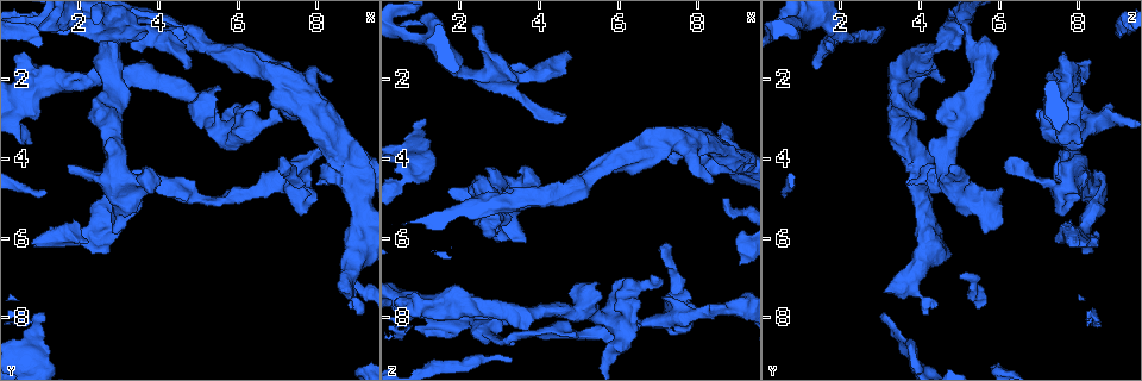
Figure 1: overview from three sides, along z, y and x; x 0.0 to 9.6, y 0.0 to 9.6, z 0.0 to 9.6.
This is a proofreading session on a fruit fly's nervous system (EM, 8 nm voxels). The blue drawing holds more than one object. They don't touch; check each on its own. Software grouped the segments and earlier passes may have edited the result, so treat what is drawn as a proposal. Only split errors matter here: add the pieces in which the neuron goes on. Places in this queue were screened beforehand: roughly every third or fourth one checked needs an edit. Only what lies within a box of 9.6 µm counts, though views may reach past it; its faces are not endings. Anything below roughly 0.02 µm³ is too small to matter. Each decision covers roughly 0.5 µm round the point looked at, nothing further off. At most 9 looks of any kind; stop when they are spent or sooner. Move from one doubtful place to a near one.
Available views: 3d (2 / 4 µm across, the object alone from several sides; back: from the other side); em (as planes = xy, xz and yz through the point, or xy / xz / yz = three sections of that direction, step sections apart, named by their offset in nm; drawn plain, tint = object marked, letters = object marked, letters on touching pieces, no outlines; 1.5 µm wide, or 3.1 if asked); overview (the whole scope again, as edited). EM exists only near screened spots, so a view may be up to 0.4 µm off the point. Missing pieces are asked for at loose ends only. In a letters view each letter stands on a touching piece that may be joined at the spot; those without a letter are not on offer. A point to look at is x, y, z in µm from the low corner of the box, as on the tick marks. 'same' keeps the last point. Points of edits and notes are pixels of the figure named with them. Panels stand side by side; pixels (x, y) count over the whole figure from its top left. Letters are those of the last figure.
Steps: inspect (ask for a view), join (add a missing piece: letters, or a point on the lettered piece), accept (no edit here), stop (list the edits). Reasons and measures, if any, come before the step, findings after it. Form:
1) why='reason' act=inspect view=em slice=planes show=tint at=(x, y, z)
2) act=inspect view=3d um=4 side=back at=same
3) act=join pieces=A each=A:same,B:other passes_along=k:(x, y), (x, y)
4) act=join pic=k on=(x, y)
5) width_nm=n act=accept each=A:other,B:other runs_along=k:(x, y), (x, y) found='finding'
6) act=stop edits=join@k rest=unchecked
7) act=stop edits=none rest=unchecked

why='branch stops here' act=inspect view=em slice=yz step=4 show=letters at=(9.15, 7.85, 4.20)

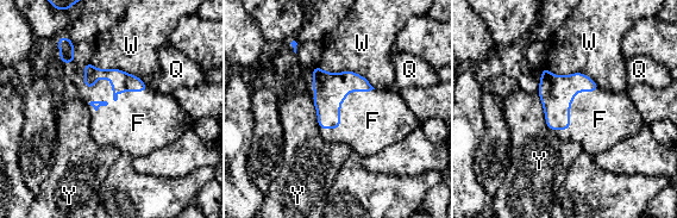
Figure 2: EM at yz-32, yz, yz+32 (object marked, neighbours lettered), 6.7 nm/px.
longest_contact=F:480nm act=join pieces=F each=F:same,Q:other,W:other,Y:other found='the neuron continues'

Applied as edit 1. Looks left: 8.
act=inspect view=overview

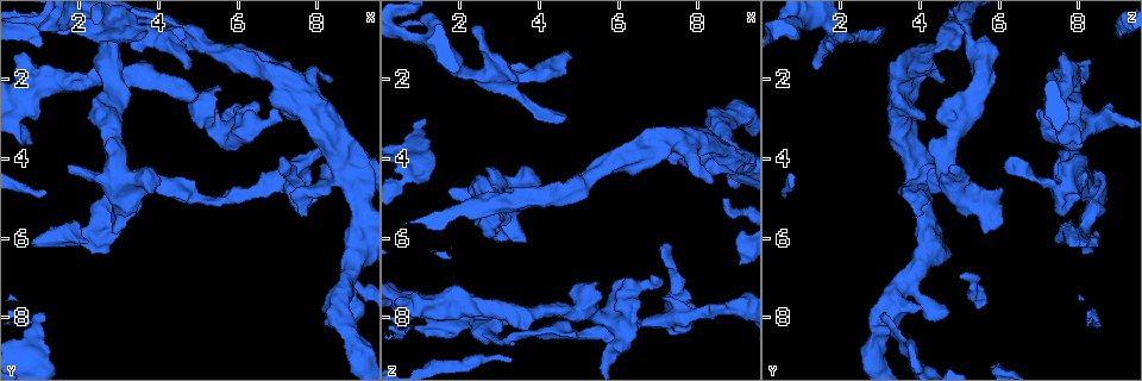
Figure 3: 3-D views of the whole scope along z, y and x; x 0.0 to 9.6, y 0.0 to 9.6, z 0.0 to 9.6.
why='branch stops here' act=inspect view=em slice=planes show=letters at=(7.15, 4.35, 7.50)

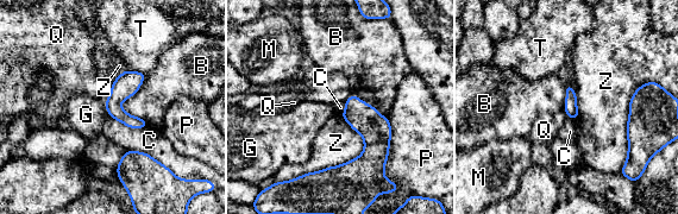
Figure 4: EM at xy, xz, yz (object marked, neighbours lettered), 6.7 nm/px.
act=accept each=B:other,C:other,G:other,M:other,P:other,Q:other,T:other,Z:other border=4:(146, 74), (120, 106), (148, 125) found='none of them fits'

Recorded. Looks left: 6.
why='free end' act=inspect view=em slice=yz step=8 show=letters at=(4.65, 0.75, 3.00)

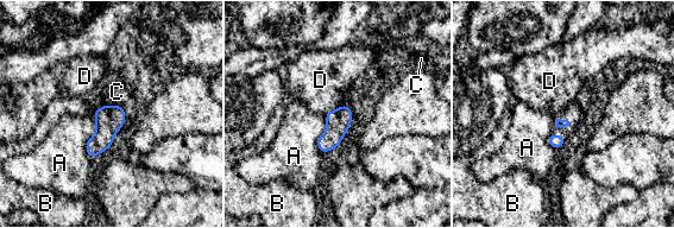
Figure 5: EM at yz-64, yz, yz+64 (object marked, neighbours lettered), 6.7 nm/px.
why='cut it another way' act=inspect view=em slice=planes show=letters at=same

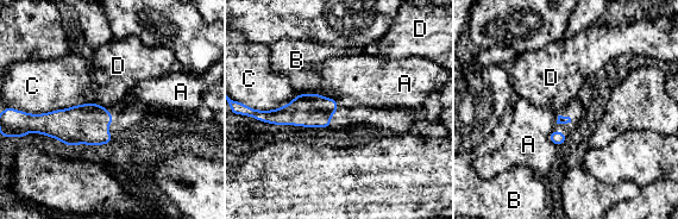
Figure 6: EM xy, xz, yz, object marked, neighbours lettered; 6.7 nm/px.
act=accept each=A:other,B:other,C:other,D:other border=6:(95, 102), (106, 108) found='no lettered piece goes on from it'

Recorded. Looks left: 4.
why='an open end' act=inspect view=3d um=4 side=back at=(1.05, 7.90, 2.95)

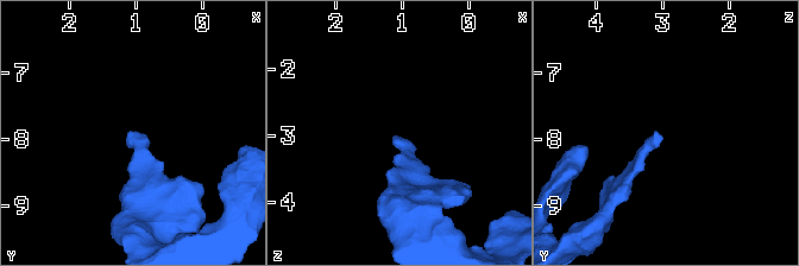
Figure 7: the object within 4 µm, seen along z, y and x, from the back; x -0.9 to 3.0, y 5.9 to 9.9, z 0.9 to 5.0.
act=inspect view=em slice=yz step=8 show=tint at=(1.10, 7.90, 3.00)

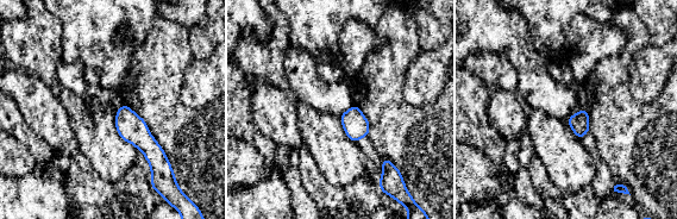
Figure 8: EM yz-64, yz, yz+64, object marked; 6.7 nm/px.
why='another direction' act=inspect view=em slice=planes show=letters at=same

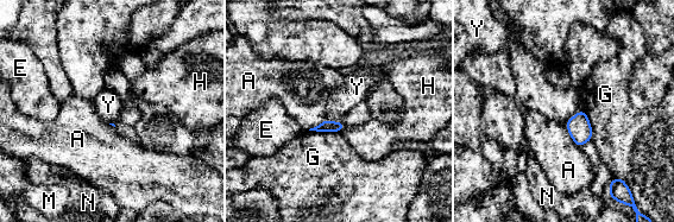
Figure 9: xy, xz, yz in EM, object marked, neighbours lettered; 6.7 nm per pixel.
act=accept each=A:other,E:other,G:other,H:other,M:other,N:other,Y:other border=9:(580, 109), (565, 124) found='no lettered piece goes on from it'

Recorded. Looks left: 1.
act=stop edits=join@2 rest=unchecked

